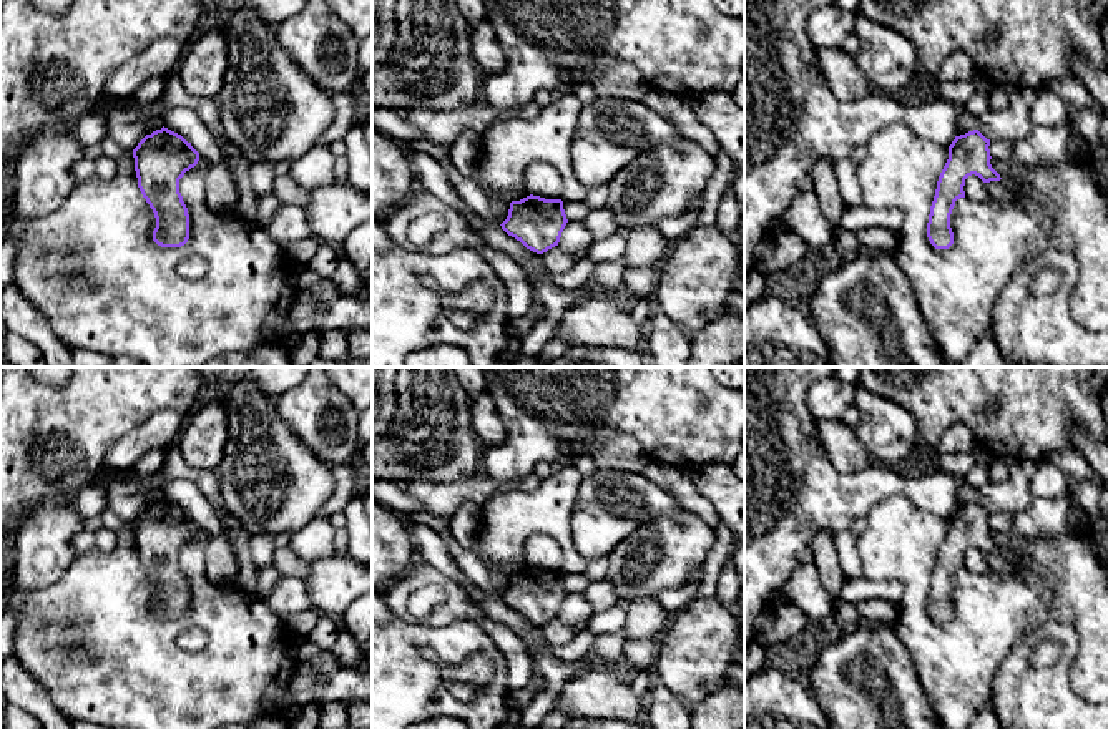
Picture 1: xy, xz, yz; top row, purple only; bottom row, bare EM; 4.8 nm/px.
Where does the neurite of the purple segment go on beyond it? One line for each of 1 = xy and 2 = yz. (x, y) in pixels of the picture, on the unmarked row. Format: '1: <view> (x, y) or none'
1: none
2: none

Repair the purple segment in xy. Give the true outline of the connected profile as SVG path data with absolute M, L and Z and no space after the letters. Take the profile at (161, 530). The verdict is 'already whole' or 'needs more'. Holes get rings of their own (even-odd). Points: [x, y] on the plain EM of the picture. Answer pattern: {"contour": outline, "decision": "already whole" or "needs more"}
{"contour": "M161 500L146 506L133 521L138 560L156 590L153 613L181 619L189 611L189 586L179 551L199 533L199 525L181 506Z", "decision": "already whole"}

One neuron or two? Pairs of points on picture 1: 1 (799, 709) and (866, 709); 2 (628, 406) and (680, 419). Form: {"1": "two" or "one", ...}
{"1": "two", "2": "one"}

